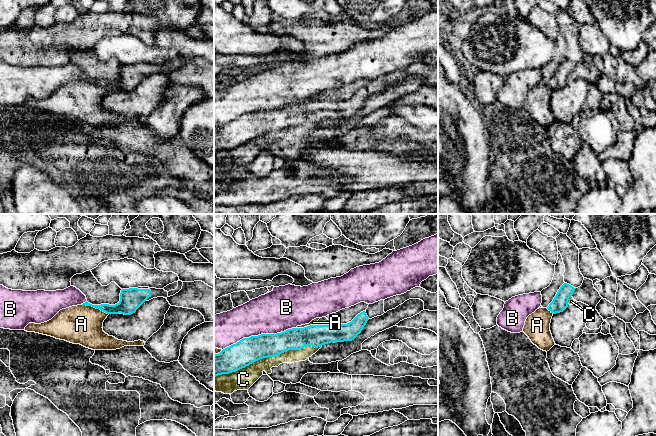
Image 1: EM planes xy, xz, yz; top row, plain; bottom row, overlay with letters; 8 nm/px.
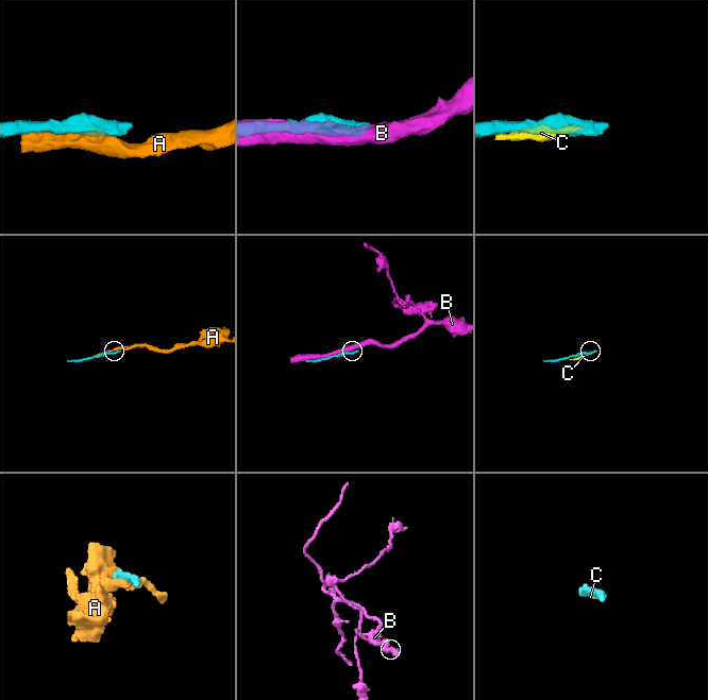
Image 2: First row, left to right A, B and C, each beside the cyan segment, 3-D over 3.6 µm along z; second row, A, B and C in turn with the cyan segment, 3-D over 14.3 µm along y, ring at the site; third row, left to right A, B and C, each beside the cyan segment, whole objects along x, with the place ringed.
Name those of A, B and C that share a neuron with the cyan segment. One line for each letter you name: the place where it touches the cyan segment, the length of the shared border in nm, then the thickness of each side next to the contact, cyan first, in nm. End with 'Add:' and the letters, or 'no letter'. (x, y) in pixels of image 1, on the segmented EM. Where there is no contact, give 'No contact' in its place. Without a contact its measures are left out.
Add: no letter

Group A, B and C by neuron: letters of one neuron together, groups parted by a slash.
A / B / C

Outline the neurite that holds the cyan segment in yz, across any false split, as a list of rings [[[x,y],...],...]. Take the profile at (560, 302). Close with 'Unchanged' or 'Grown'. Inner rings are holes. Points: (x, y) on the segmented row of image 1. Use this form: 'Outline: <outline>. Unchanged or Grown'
Outline: [[[564,283],[547,309],[553,314],[563,312],[568,307],[568,300],[573,295],[575,289],[573,286]]]. Unchanged

